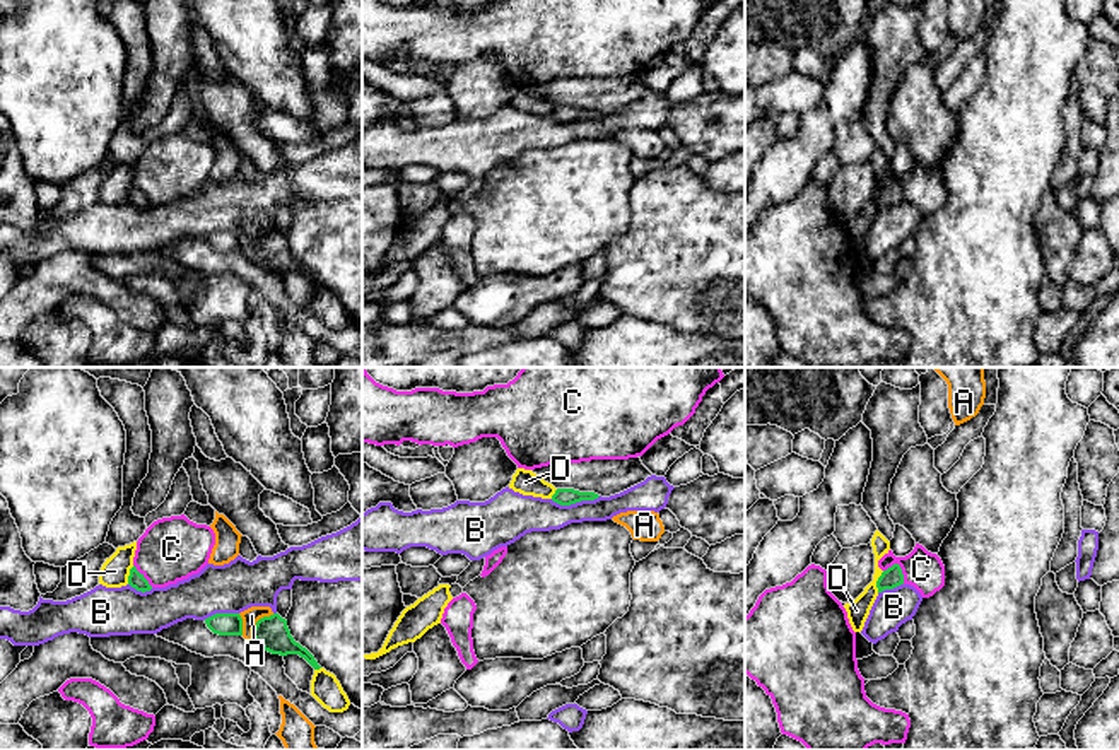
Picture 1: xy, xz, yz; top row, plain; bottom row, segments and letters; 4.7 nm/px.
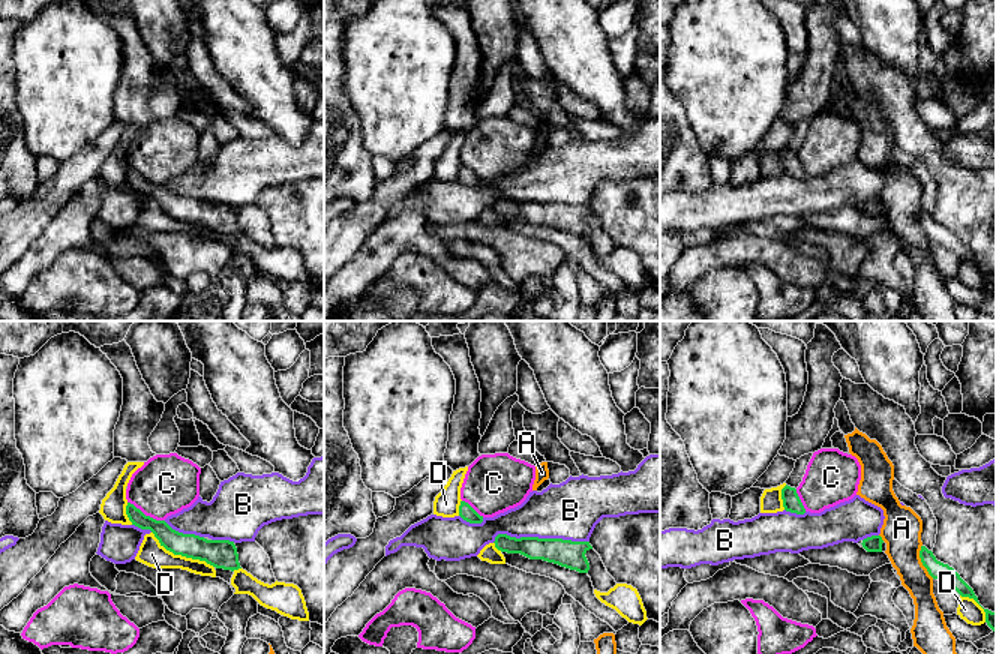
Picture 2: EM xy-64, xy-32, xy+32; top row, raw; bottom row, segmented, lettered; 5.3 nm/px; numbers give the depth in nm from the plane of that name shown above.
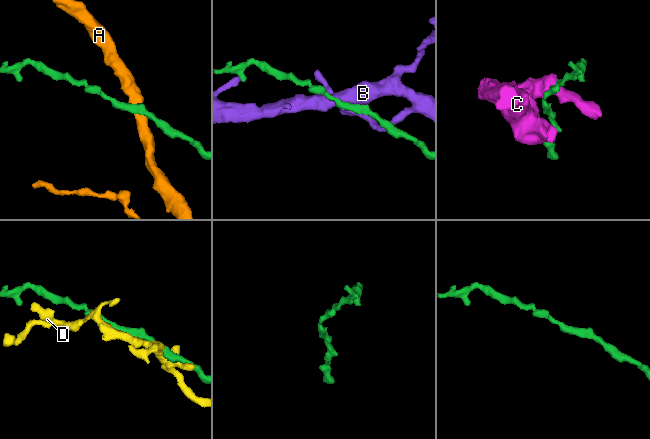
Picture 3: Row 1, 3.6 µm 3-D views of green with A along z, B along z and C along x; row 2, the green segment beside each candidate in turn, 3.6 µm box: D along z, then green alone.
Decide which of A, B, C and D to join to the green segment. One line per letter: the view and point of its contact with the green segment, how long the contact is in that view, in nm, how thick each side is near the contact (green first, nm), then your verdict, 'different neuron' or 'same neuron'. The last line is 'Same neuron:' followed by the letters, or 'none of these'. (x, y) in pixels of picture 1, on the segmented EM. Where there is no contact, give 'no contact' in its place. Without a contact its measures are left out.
A: xy (253, 629) | 180 nm | 160/80 nm | different neuron
B: xz (574, 503) | 240 nm | 80/180 nm | different neuron
C: yz (899, 568) | 120 nm | 90/180 nm | different neuron
D: yz (877, 581) | 110 nm | 90/110 nm | different neuron
Same neuron: none of these

